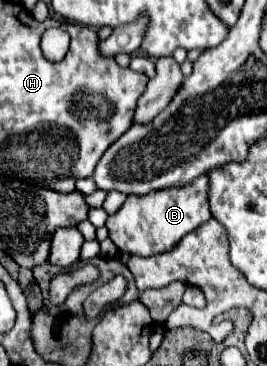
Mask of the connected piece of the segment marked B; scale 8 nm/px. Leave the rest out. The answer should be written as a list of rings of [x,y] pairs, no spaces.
[[[199,175],[185,187],[151,191],[149,195],[129,195],[125,205],[115,215],[109,215],[105,223],[109,229],[109,239],[119,247],[119,251],[129,255],[151,257],[169,251],[181,241],[181,237],[213,217],[207,203],[207,189],[207,175]]]

